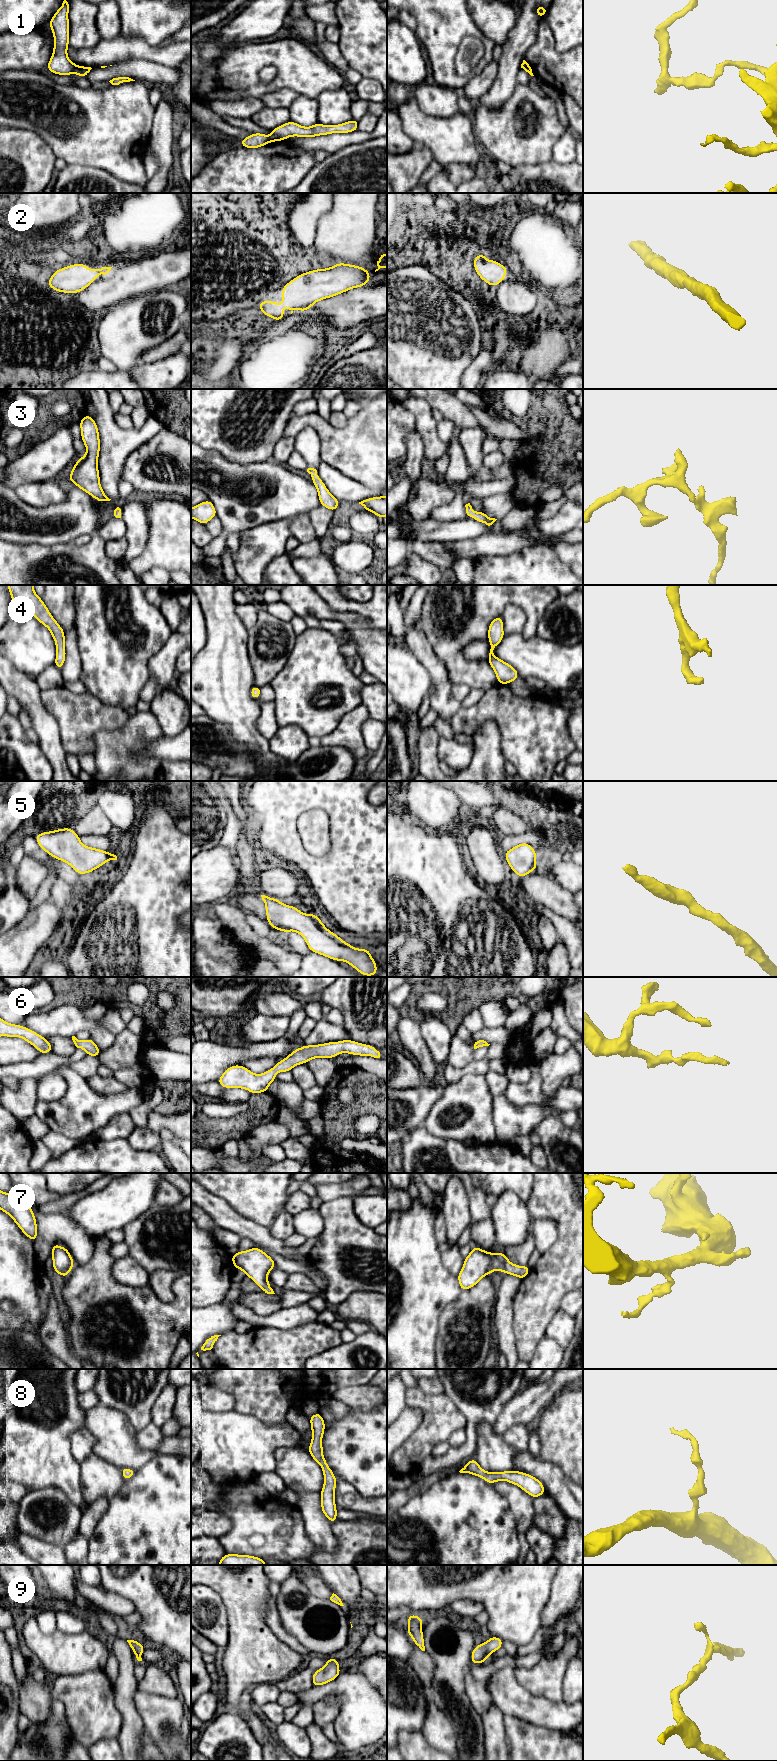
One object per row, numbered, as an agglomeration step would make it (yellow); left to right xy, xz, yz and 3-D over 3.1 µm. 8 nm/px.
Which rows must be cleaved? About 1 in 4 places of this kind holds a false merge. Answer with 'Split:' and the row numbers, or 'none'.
Split: 1

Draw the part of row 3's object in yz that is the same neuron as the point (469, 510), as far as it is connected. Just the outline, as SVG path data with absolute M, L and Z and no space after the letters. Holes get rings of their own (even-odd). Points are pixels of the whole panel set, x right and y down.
M470 503L465 505L466 513L469 518L473 518L478 522L484 523L488 526L492 525L497 519L488 517L482 510L479 512L474 512Z

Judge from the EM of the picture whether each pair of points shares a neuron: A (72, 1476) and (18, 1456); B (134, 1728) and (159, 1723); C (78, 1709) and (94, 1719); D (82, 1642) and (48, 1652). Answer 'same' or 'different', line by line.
A: same
B: different
C: same
D: same

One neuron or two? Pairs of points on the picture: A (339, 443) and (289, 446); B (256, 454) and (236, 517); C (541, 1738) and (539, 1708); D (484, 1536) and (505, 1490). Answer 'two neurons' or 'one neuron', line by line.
A: two neurons
B: two neurons
C: two neurons
D: two neurons

